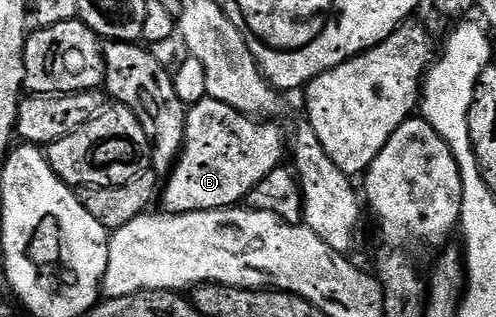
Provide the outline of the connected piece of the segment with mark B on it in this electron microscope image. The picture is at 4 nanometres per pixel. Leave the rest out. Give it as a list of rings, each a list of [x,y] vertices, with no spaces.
[[[204,97],[186,112],[186,132],[183,146],[173,170],[165,176],[160,191],[161,210],[167,215],[183,215],[197,211],[221,211],[223,207],[241,204],[272,169],[283,162],[288,151],[288,135],[277,127],[274,121],[255,121],[251,116],[242,115],[232,105]]]

